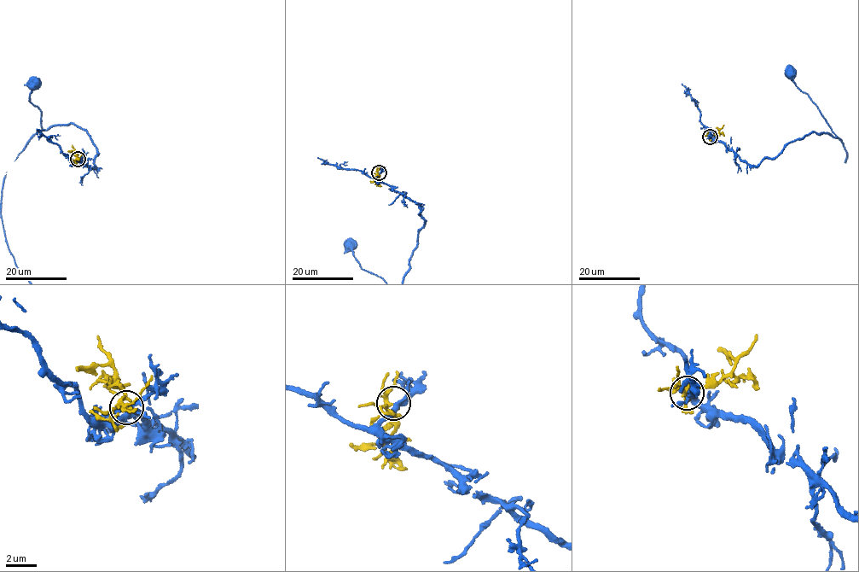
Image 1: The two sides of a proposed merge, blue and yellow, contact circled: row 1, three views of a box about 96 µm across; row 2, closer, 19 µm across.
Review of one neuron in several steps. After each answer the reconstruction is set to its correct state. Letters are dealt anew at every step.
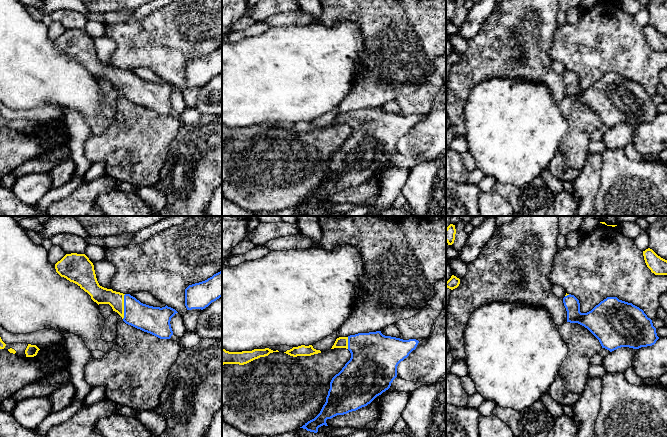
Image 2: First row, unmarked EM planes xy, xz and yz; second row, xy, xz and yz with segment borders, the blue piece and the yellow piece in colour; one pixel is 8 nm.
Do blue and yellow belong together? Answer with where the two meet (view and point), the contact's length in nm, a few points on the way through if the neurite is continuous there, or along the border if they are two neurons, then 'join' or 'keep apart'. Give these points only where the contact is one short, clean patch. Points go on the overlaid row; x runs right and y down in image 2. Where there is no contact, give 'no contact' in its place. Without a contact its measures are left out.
xy (124, 306) | 200 nm | join

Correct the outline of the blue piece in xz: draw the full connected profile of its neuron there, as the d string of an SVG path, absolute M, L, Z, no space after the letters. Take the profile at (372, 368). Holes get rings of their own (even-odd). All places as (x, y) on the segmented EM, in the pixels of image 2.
M381 331L337 338L331 349L346 348L350 351L351 358L332 378L326 402L320 413L300 428L317 433L319 427L328 426L327 419L356 411L370 404L377 396L390 388L391 383L397 377L398 364L416 349L418 343L416 339L403 340L385 336Z

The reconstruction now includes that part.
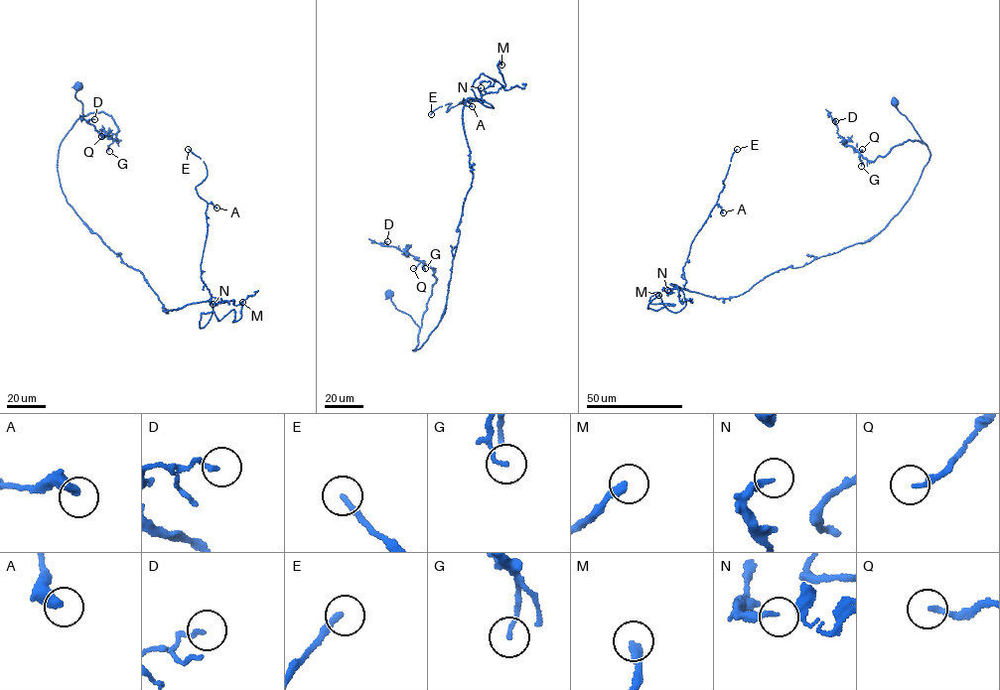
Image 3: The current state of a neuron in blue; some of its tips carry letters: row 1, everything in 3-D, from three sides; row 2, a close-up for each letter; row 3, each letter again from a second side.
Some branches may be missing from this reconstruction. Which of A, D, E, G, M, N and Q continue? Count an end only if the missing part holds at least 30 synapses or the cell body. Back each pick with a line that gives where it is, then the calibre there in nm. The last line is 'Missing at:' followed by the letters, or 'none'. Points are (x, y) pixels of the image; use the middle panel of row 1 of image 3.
E: at (431, 114); 200 nm thick
M: at (501, 65); 280 nm thick
Q: at (413, 268); 180 nm thick
Missing at: E, M, Q

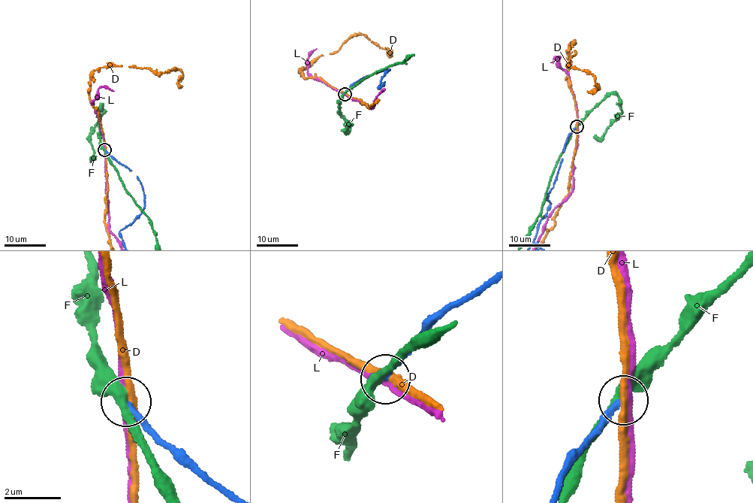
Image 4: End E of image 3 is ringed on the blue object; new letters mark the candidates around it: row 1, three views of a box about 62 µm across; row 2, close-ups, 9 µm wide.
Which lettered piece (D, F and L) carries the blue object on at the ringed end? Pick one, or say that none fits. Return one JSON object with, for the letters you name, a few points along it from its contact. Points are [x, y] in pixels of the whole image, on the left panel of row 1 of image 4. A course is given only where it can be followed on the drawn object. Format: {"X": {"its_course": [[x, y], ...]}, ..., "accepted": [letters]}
{"accepted": []}

